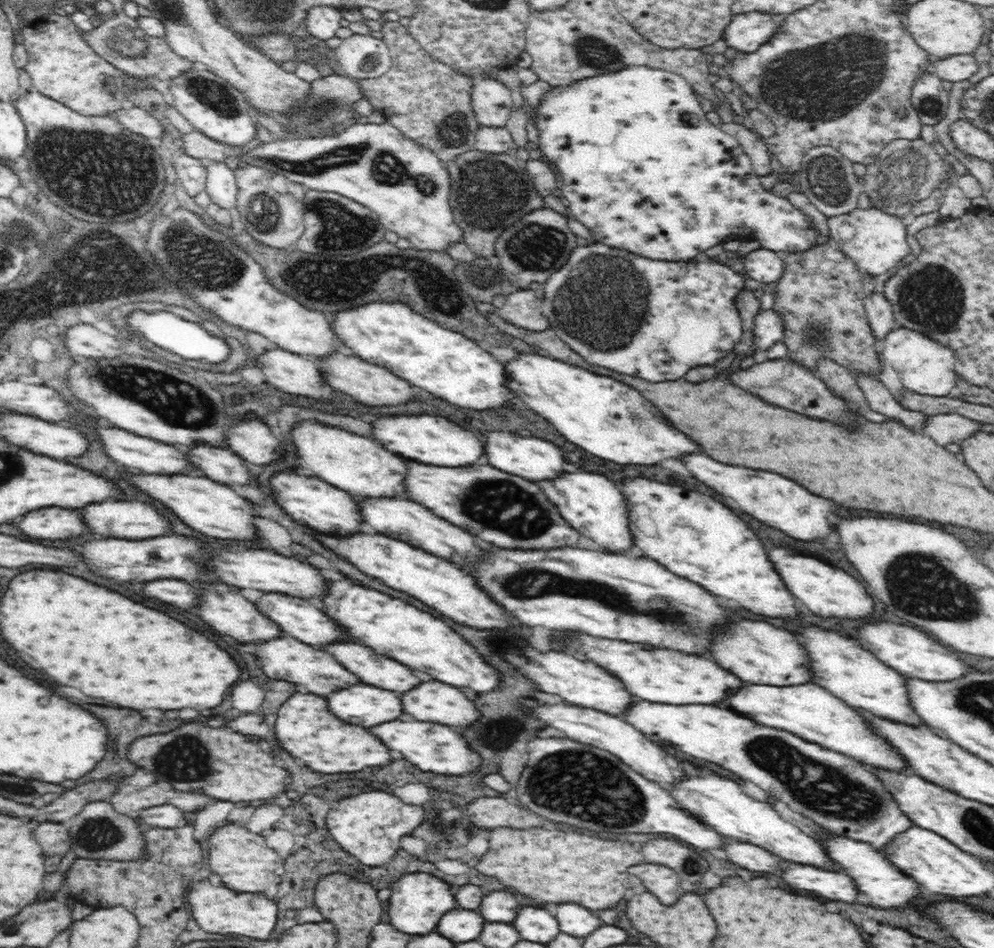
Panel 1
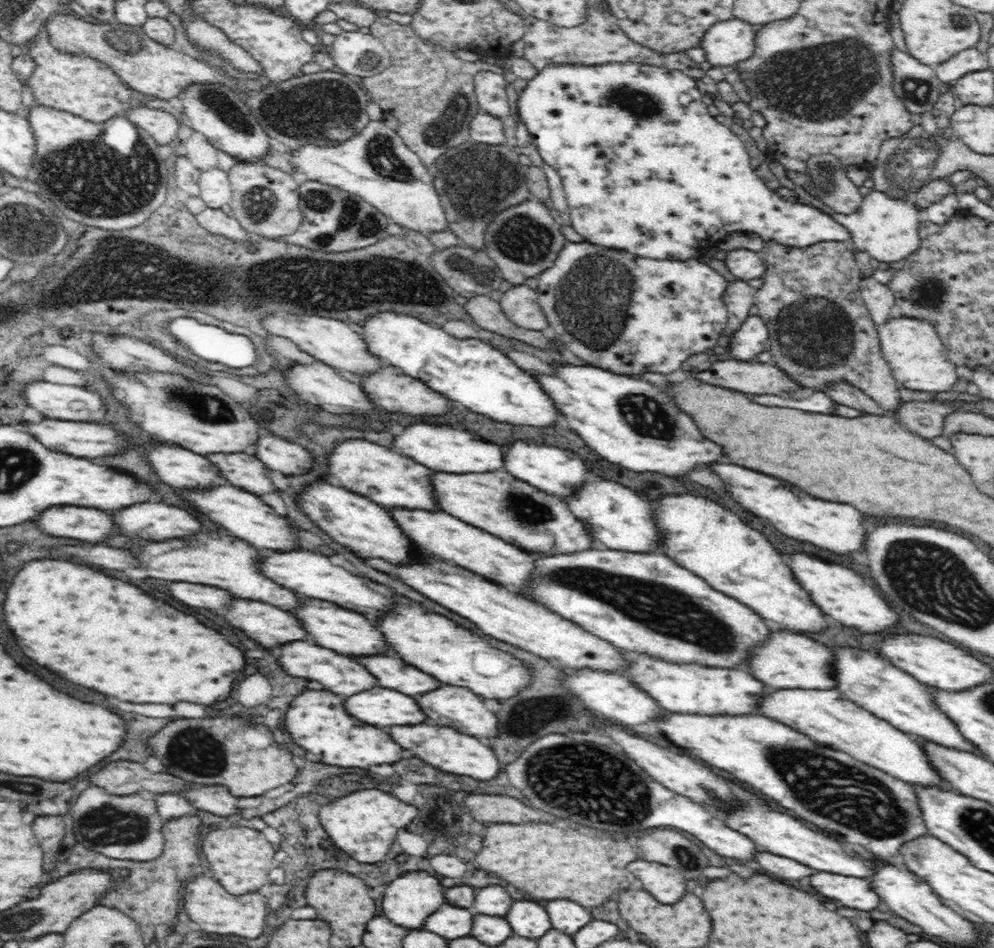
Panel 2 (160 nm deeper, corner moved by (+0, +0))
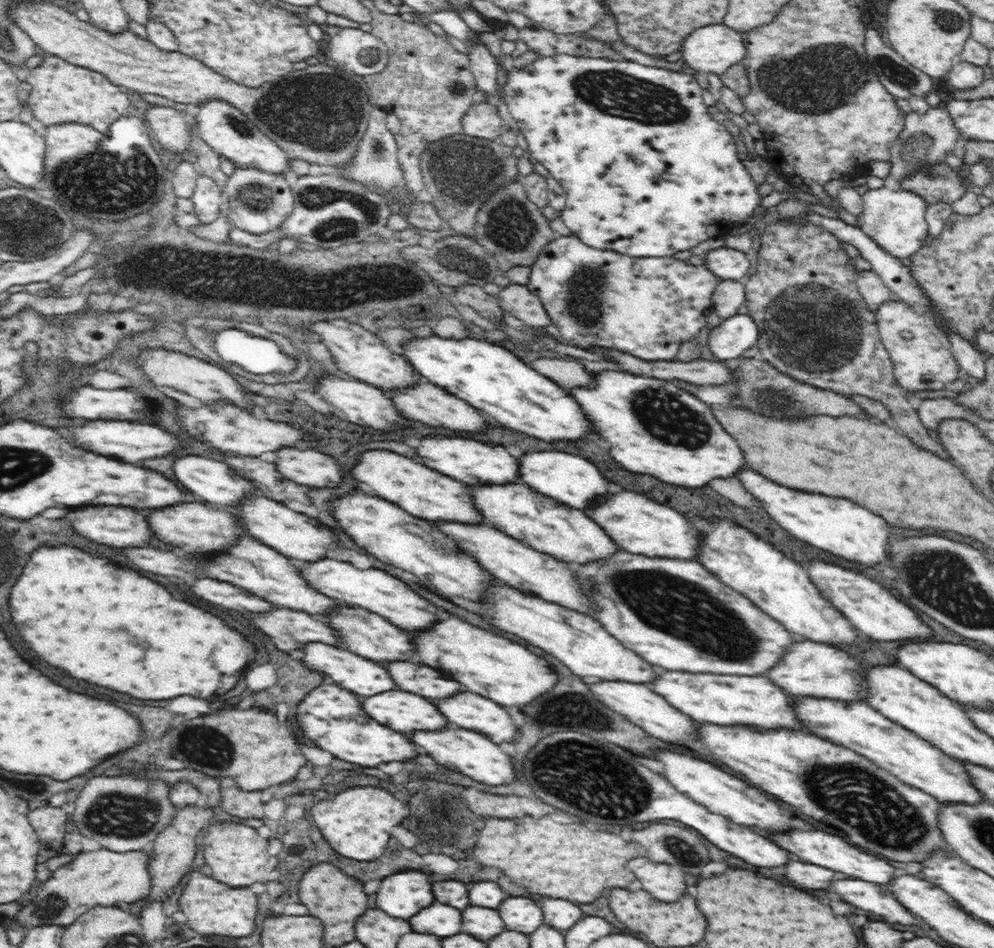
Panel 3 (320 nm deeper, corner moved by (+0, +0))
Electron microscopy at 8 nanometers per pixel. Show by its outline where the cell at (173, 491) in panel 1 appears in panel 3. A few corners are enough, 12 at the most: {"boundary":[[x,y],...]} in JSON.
{"boundary":[[254,496],[248,534],[299,564],[343,548],[339,536],[284,504]]}

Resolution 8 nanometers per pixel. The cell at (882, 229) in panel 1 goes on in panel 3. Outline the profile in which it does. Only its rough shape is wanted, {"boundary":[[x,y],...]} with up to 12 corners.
{"boundary":[[869,189],[857,216],[896,258],[930,238],[927,202],[910,190]]}

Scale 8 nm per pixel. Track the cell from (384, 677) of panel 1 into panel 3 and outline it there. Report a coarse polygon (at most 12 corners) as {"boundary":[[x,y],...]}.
{"boundary":[[390,662],[396,686],[424,698],[450,698],[462,686],[442,672]]}

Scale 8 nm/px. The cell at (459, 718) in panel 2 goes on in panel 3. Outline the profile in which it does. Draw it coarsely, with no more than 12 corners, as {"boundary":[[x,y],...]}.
{"boundary":[[472,692],[438,702],[448,722],[496,744],[518,732],[504,708]]}

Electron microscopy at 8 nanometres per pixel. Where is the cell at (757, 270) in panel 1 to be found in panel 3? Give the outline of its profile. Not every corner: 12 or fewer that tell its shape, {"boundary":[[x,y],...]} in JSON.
{"boundary":[[726,246],[709,250],[704,266],[720,279],[748,274],[746,254]]}

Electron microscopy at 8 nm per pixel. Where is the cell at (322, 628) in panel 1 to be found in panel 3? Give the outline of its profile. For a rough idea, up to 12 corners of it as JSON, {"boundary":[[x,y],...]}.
{"boundary":[[362,608],[334,610],[344,646],[374,662],[416,660],[408,632]]}

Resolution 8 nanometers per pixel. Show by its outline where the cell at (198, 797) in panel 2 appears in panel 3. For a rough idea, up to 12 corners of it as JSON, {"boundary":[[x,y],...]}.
{"boundary":[[222,776],[221,808],[241,818],[264,818],[262,791],[247,793]]}

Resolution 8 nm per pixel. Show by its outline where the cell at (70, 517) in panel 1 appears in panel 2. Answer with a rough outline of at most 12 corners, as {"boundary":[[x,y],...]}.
{"boundary":[[74,506],[42,512],[50,536],[104,542],[108,512]]}

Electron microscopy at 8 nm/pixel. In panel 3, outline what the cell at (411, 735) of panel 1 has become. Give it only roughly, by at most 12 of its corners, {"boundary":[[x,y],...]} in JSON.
{"boundary":[[446,728],[412,740],[438,764],[488,786],[510,784],[514,764],[482,734]]}

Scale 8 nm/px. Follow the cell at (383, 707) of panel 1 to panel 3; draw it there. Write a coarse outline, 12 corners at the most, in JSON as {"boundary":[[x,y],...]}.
{"boundary":[[418,694],[366,698],[366,714],[396,732],[448,728]]}

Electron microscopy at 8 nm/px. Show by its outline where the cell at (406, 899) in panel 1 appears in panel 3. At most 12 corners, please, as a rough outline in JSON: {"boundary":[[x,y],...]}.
{"boundary":[[426,874],[382,878],[376,904],[388,916],[418,914],[434,902]]}

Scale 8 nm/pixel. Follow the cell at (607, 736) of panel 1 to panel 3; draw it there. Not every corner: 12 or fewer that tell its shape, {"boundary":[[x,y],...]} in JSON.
{"boundary":[[652,756],[688,798],[736,824],[790,830],[792,820],[765,792],[714,764]]}

